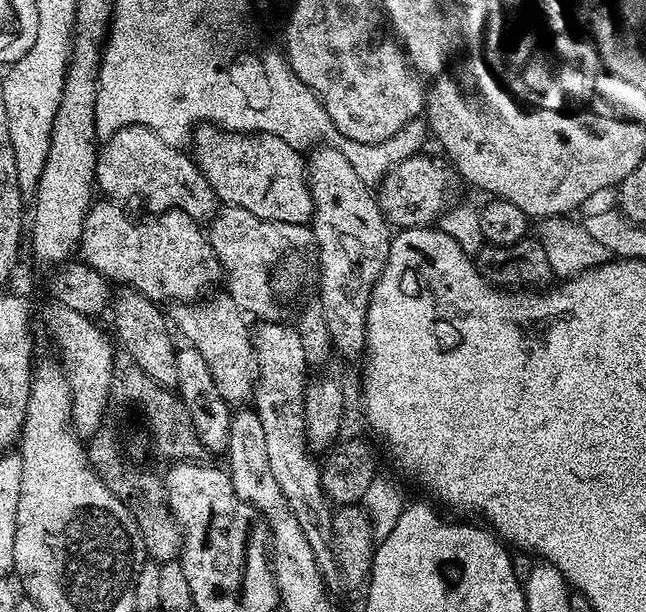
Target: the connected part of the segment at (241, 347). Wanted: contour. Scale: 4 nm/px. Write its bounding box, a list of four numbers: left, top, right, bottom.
[170,296,256,406]

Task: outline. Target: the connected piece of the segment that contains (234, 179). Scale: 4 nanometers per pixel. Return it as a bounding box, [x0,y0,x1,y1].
[190,124,312,224]

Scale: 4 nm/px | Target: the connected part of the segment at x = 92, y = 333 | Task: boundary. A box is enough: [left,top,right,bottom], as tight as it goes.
[52,304,114,436]

